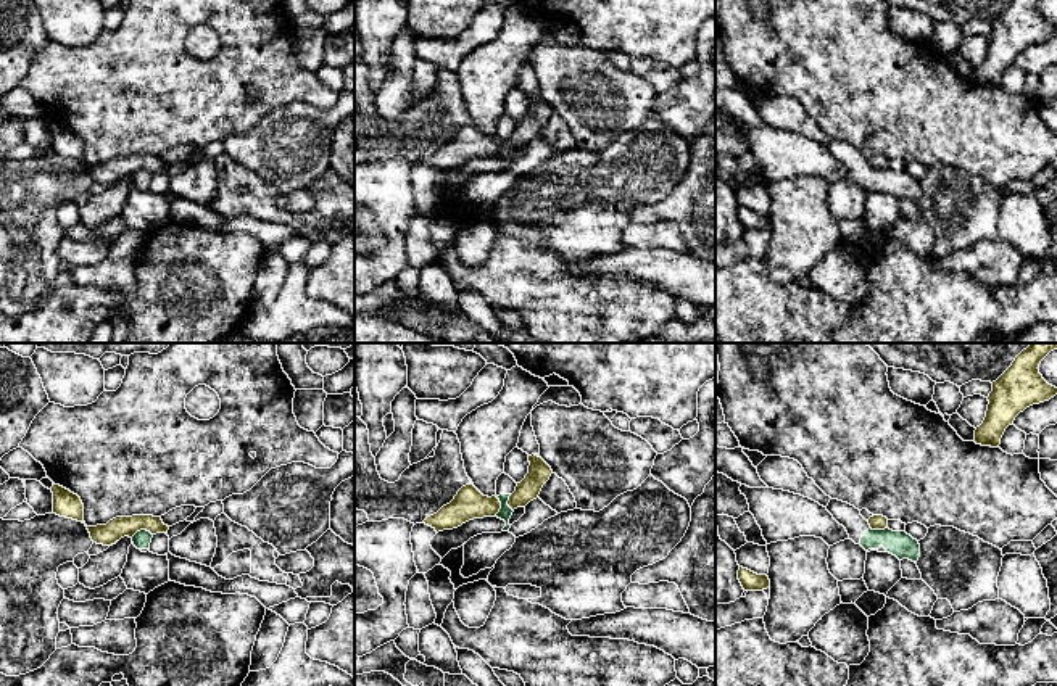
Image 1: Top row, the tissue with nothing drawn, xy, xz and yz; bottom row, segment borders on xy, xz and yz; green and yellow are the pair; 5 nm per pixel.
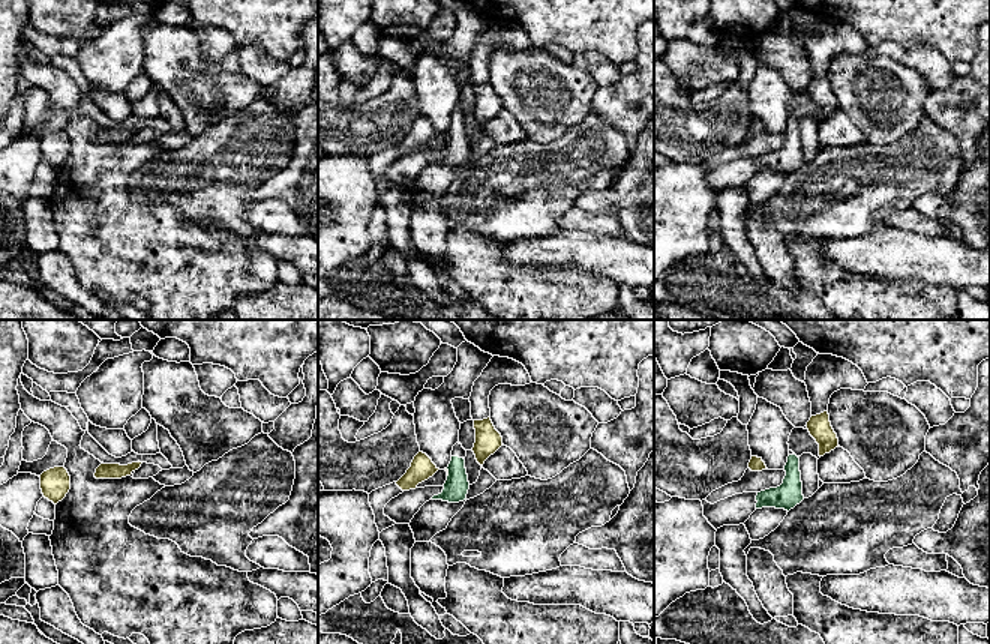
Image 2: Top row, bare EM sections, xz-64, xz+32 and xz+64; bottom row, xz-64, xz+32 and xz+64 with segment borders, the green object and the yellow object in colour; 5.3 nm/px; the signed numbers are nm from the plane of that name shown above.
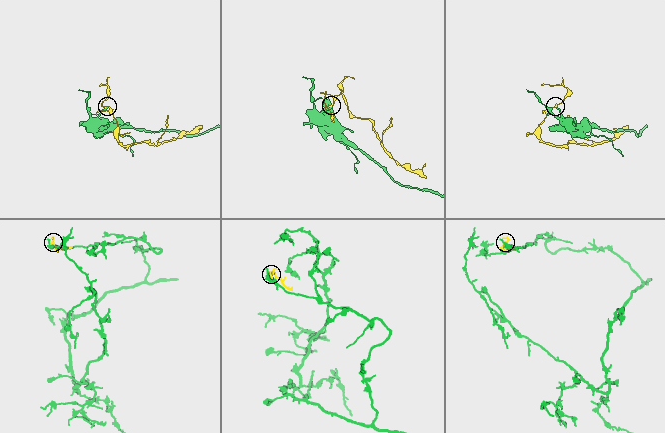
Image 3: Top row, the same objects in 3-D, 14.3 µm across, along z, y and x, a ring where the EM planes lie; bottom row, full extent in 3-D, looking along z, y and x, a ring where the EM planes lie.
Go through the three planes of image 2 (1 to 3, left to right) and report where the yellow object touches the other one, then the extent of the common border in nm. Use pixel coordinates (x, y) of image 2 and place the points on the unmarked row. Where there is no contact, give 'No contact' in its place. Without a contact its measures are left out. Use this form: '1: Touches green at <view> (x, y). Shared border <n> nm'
1: No contact
2: Touches green at xz+32 (449, 137). Shared border 50 nm
3: No contact

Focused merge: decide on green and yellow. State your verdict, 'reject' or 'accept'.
reject

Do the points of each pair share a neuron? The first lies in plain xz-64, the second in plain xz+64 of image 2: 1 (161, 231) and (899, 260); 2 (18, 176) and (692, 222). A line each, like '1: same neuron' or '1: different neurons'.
1: different neurons
2: same neuron

